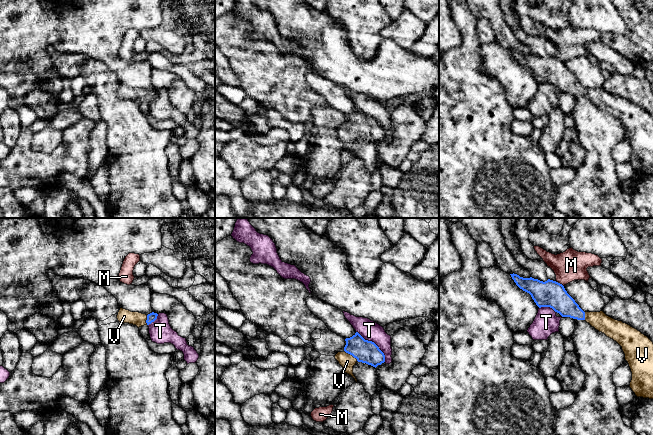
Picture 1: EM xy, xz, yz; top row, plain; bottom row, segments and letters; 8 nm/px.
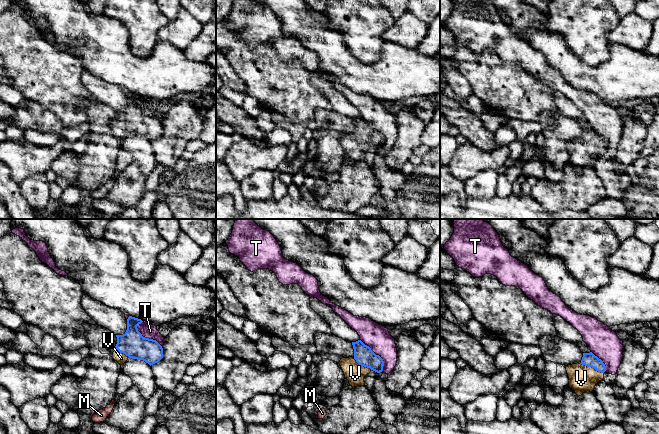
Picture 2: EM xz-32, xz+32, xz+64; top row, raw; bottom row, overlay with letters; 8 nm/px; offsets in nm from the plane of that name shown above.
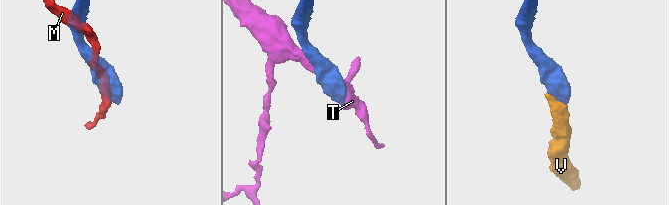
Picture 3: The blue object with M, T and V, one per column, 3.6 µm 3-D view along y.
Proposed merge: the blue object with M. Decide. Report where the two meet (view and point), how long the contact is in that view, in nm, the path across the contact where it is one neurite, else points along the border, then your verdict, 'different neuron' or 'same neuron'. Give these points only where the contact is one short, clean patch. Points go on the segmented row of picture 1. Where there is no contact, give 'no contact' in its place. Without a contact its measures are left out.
meets blue in yz at (559, 283); contact 70 nm long; border along yz (557, 281), (563, 286); different neuron

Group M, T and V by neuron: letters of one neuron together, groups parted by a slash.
M / T / V

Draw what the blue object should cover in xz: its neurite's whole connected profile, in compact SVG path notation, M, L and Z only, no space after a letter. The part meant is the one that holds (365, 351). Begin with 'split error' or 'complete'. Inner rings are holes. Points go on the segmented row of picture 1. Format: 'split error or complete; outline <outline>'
split error; outline M358 332L345 341L344 351L338 352L335 359L343 367L344 373L351 375L356 382L353 366L357 361L375 368L385 362L385 355L379 347L374 342L365 340Z

